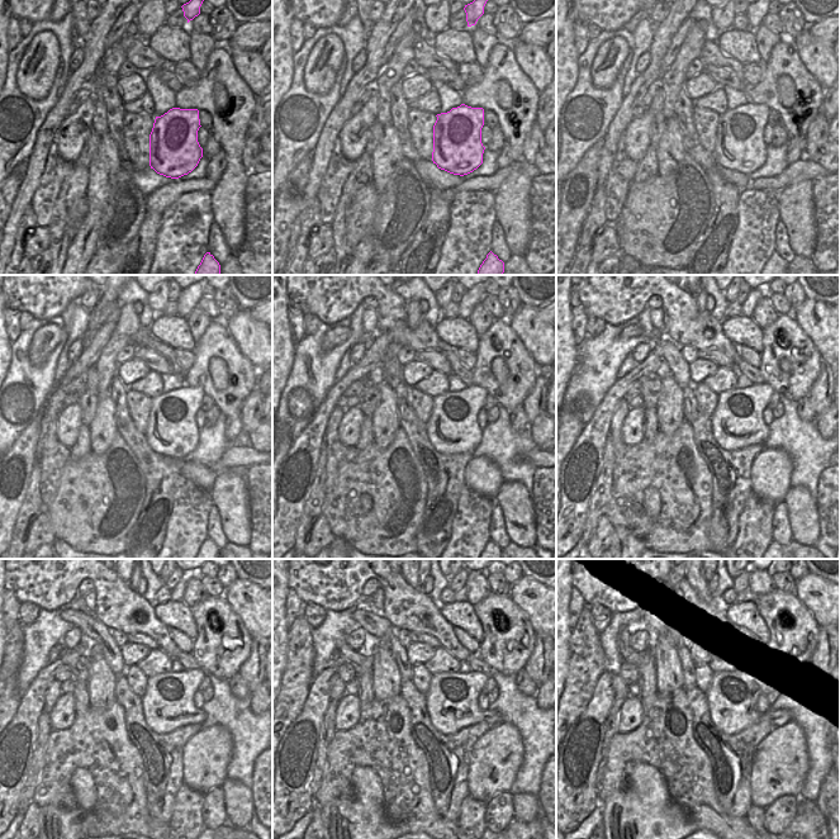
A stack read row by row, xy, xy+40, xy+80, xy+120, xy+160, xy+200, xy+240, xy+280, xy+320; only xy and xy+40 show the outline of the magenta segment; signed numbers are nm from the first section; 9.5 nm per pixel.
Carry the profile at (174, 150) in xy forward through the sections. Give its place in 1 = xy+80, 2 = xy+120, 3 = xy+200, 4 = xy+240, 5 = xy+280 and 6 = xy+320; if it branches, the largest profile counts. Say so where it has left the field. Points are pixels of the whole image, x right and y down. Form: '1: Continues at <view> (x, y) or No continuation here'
1: Continues at xy+80 (739, 141)
2: Continues at xy+120 (172, 431)
3: Continues at xy+200 (736, 420)
4: Continues at xy+240 (167, 704)
5: Continues at xy+280 (451, 700)
6: Continues at xy+320 (732, 697)

